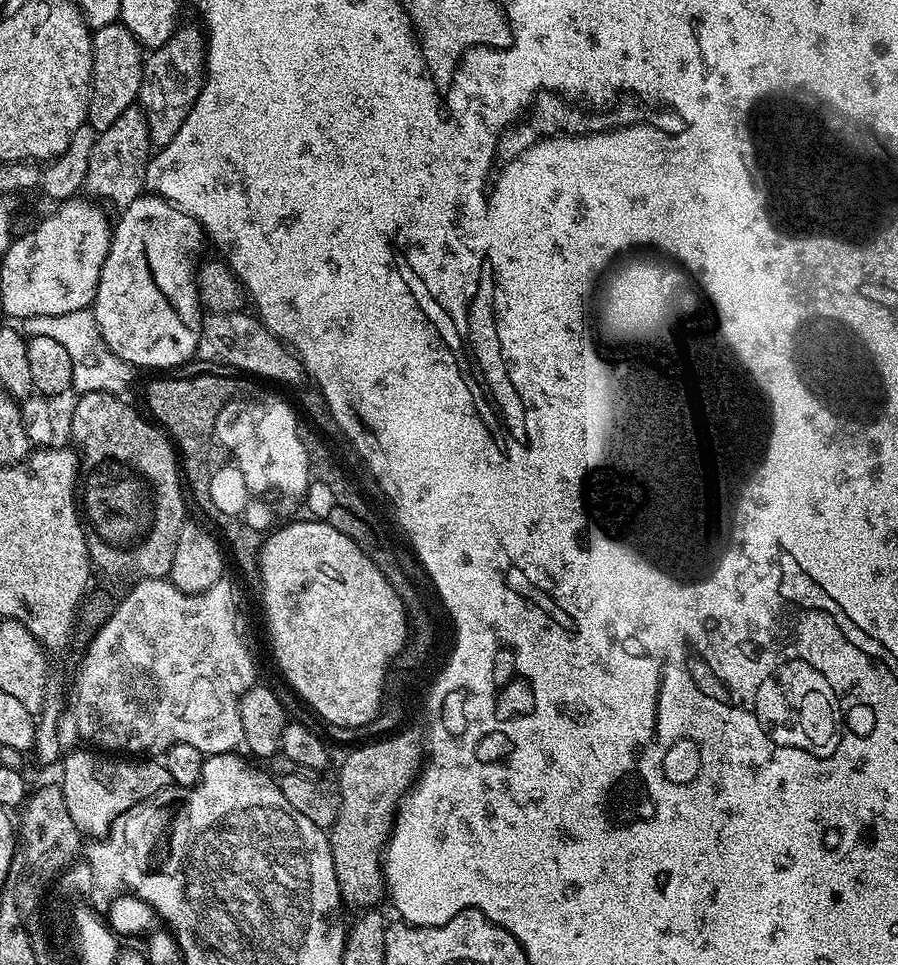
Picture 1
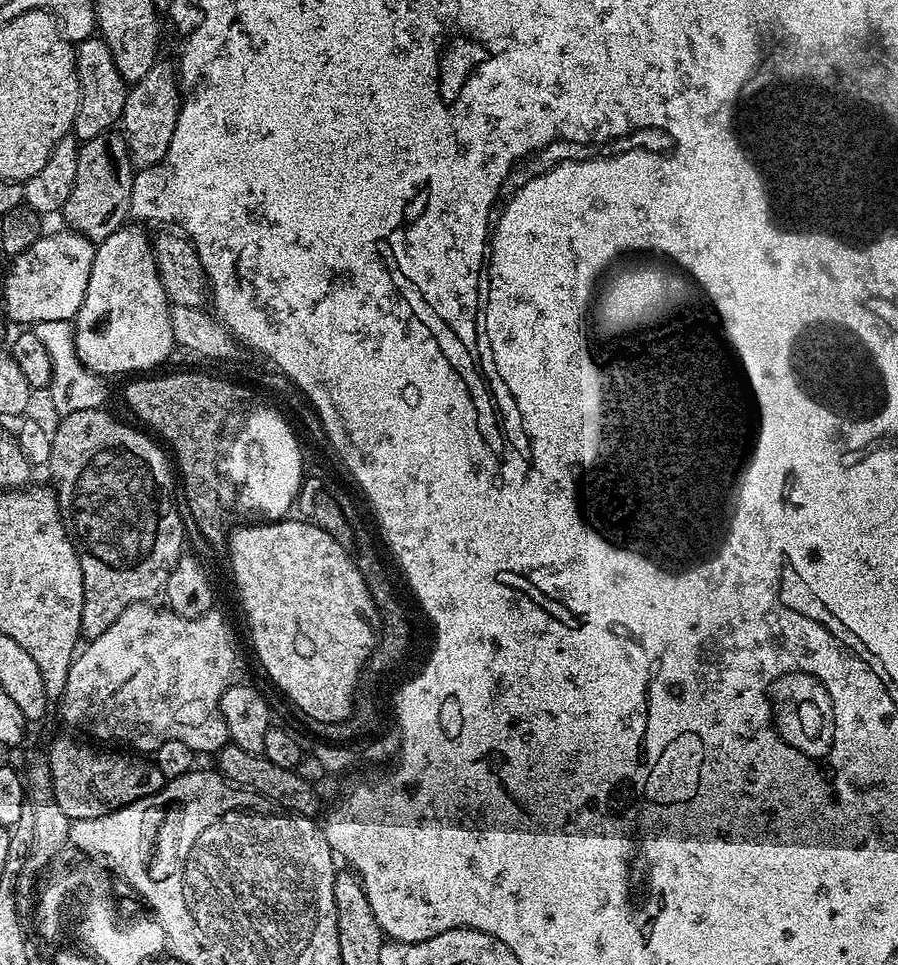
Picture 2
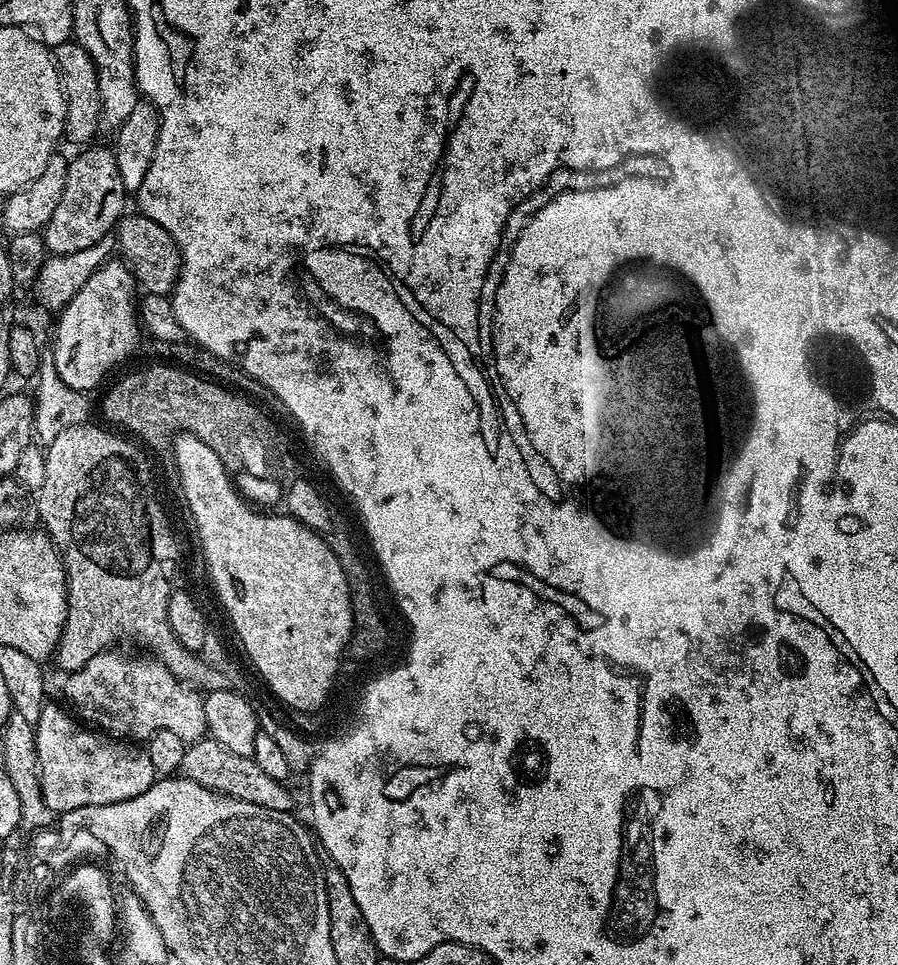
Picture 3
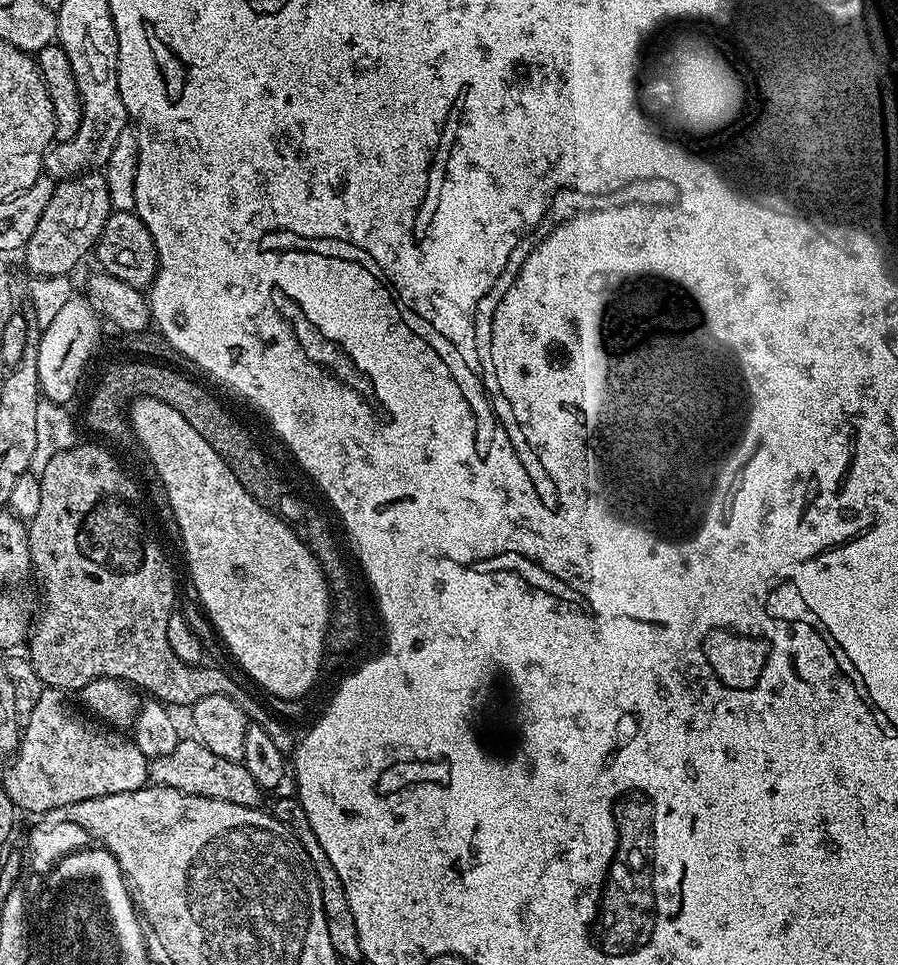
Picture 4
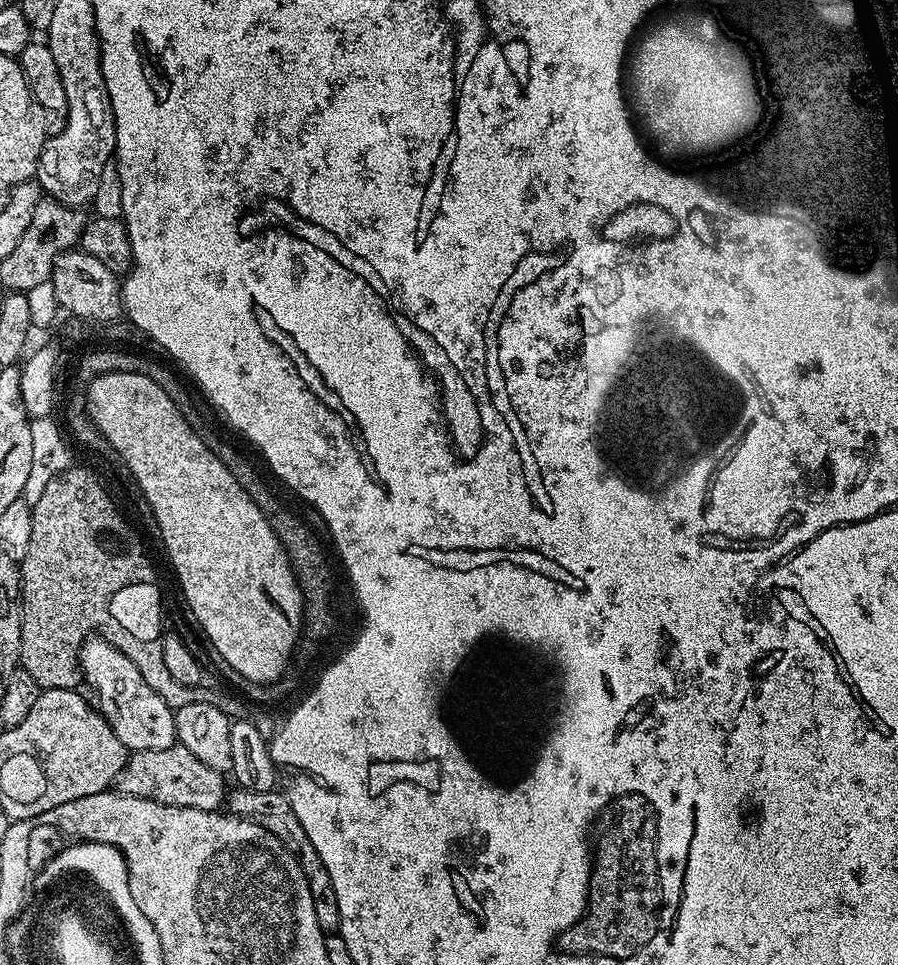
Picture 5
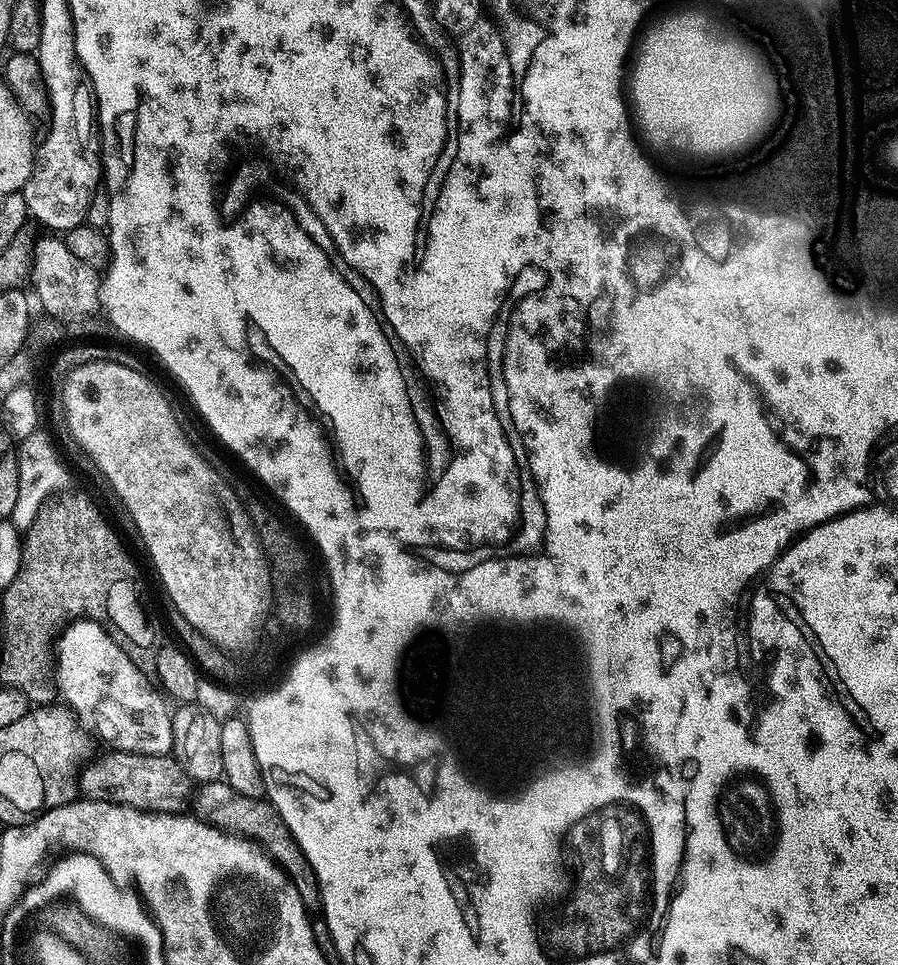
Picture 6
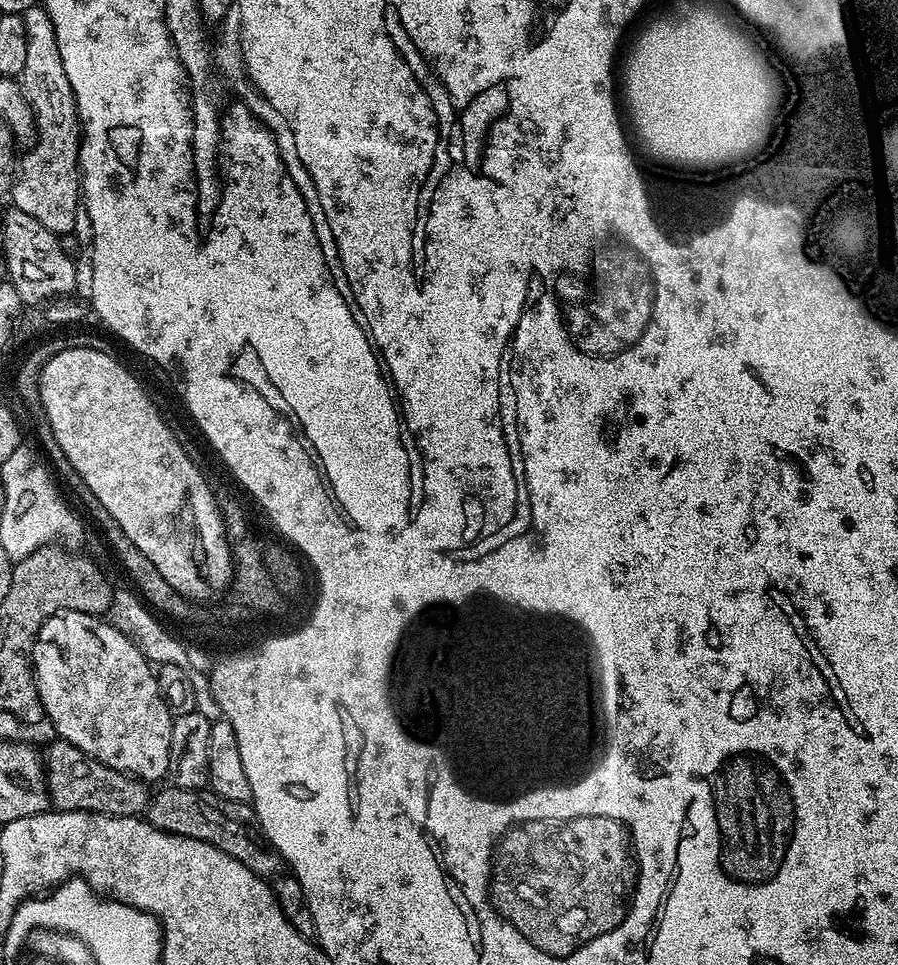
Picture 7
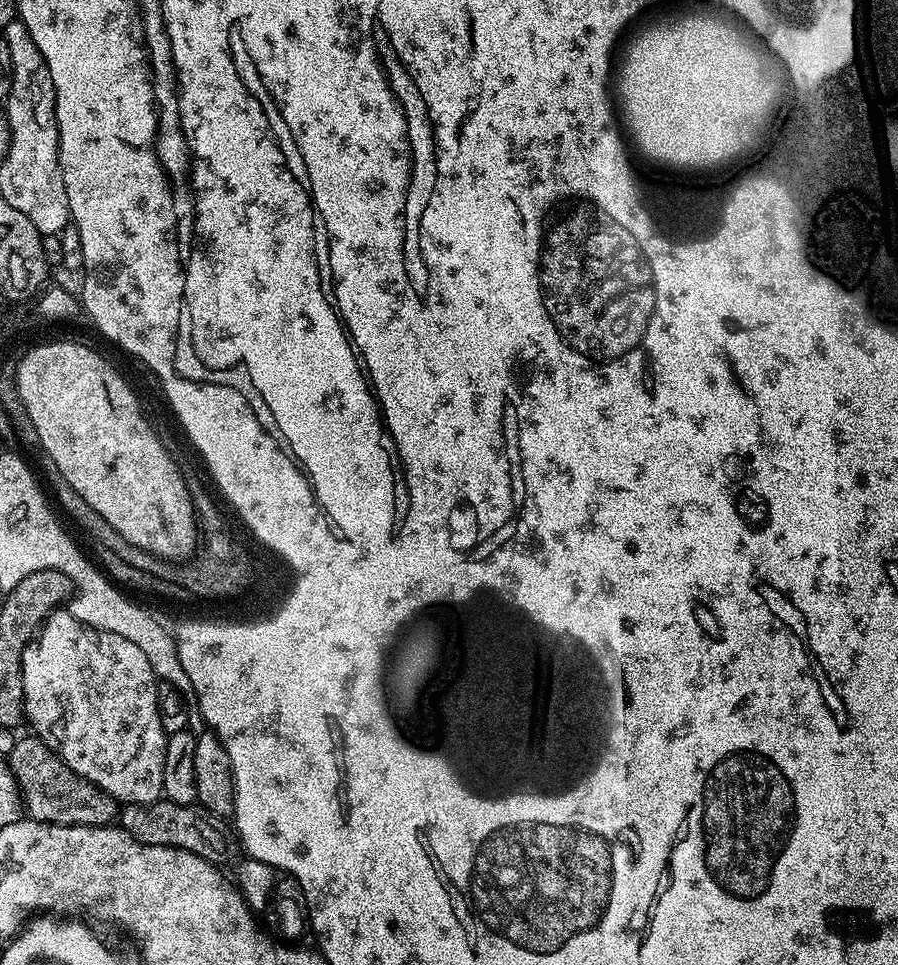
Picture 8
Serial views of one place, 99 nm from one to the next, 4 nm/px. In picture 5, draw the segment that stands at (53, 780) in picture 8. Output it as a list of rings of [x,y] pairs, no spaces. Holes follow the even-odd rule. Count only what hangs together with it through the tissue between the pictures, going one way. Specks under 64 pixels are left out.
[[[177,742],[166,750],[132,752],[116,780],[115,787],[126,796],[162,802],[166,806],[182,806],[214,812],[223,809],[226,804],[224,780],[226,780],[225,773],[210,770],[206,762],[194,758],[194,754],[186,750],[186,746]]]

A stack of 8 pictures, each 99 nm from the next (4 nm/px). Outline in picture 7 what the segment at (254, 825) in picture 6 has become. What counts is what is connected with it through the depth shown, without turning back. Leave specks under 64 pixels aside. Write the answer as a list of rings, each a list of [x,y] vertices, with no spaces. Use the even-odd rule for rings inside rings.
[[[167,787],[149,799],[146,809],[148,823],[163,832],[210,842],[210,846],[218,846],[218,850],[238,858],[246,870],[254,870],[254,874],[259,876],[280,878],[285,875],[284,860],[254,831],[256,813],[252,811],[251,803],[224,800],[211,790]]]

